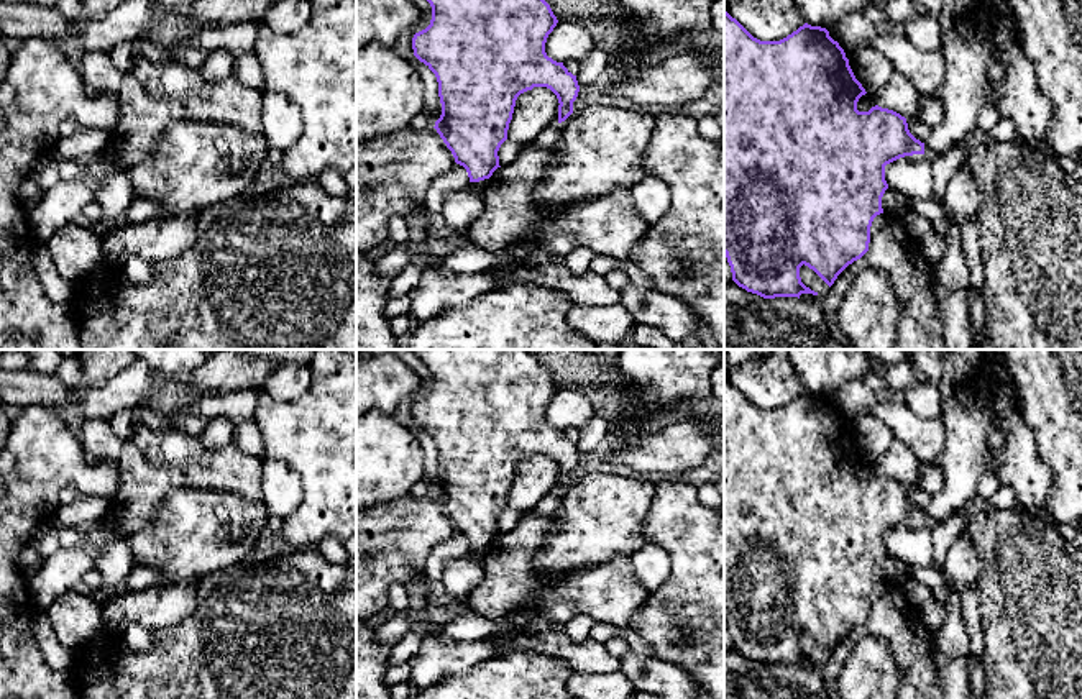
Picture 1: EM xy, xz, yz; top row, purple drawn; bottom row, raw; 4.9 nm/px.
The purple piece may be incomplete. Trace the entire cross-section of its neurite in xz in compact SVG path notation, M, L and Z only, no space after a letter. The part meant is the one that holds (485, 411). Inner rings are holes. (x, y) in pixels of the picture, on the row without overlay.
M410 350L432 374L430 392L412 405L414 423L437 445L442 482L435 497L452 519L455 530L468 540L470 550L489 546L501 535L497 519L507 507L516 468L534 455L547 455L558 466L558 491L573 481L580 453L563 430L545 420L548 402L558 387L530 350Z

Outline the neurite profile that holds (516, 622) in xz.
M514 612L511 615L502 617L501 620L504 620L507 624L506 628L502 628L497 633L497 638L501 642L501 650L497 656L507 656L516 653L511 646L509 646L509 638L516 637L516 635L529 635L534 632L529 632L525 628L527 624L532 624L535 620L542 619L540 614L537 612Z

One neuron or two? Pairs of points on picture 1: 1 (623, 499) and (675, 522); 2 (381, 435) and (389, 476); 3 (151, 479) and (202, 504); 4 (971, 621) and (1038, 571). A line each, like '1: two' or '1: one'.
1: two
2: one
3: two
4: two

